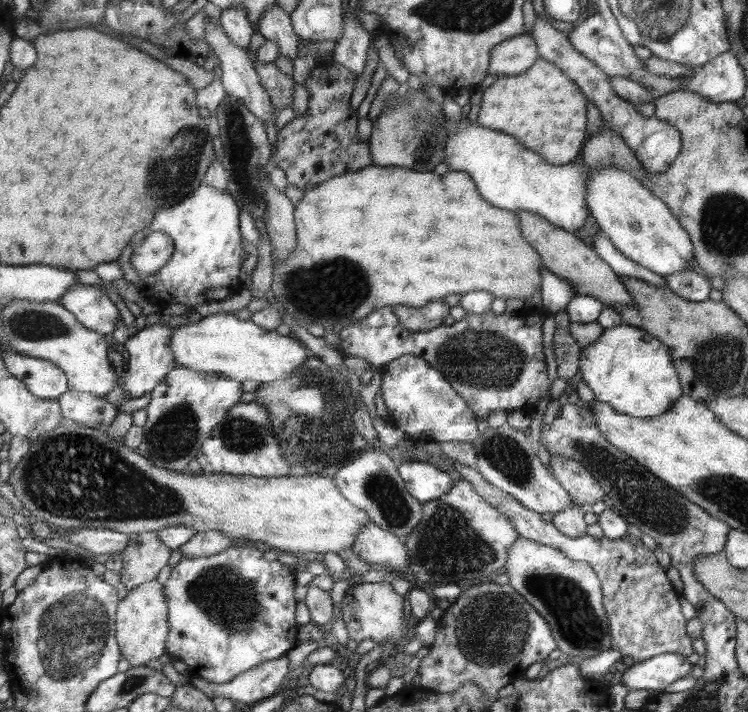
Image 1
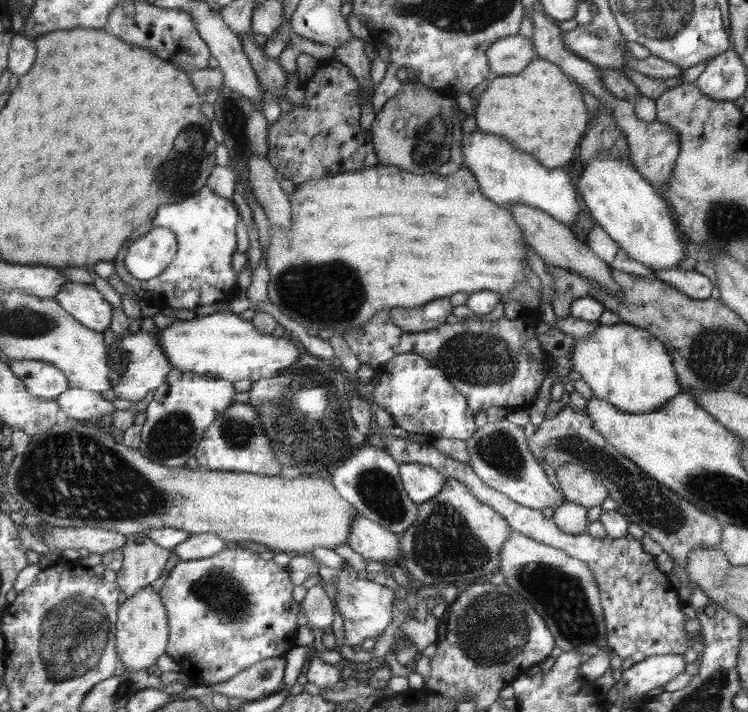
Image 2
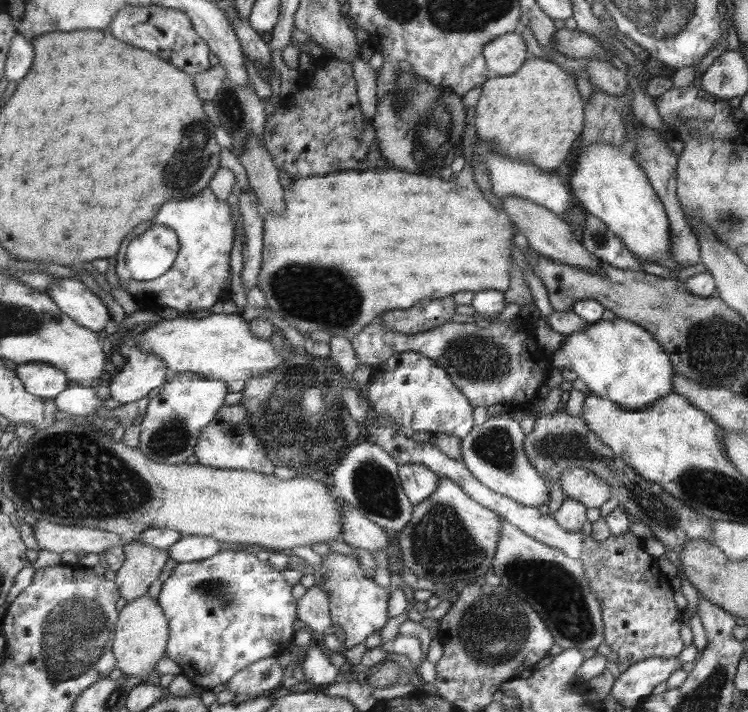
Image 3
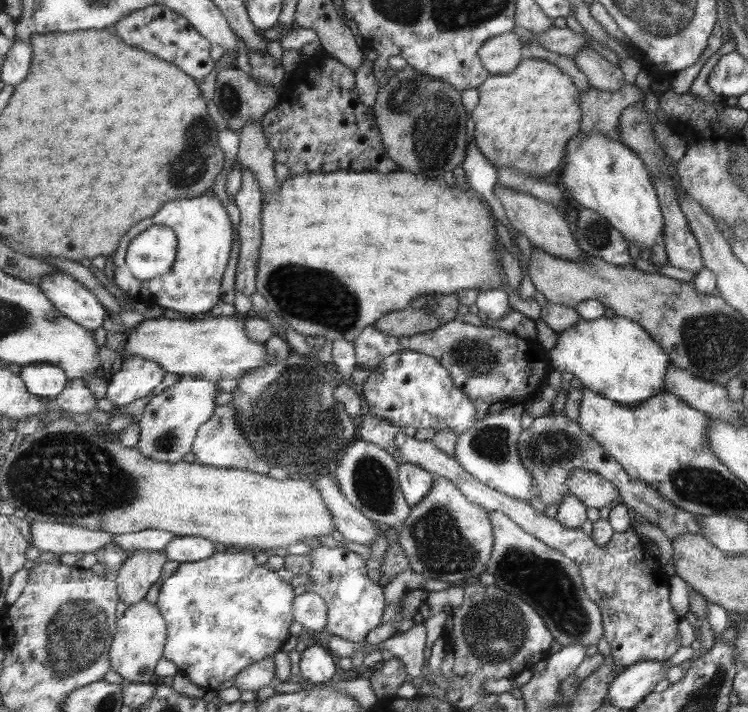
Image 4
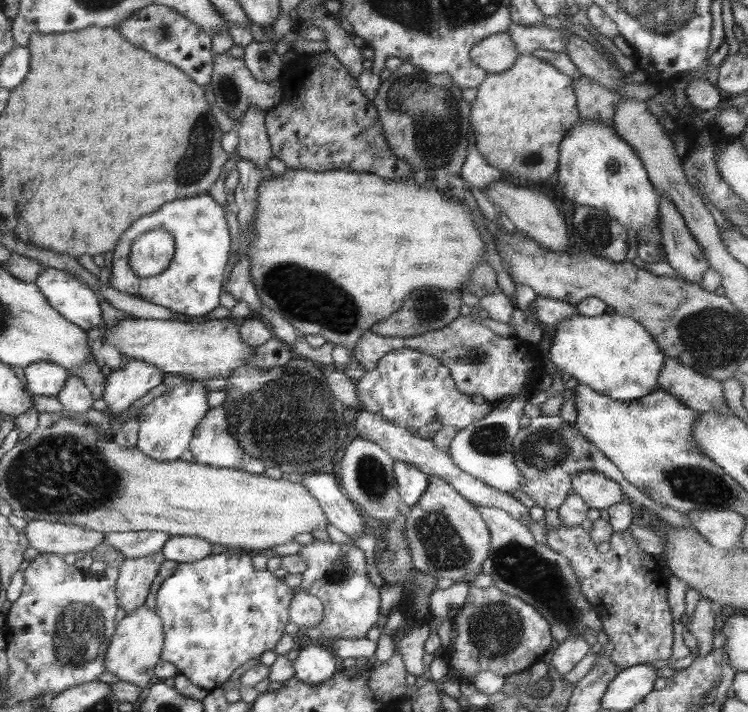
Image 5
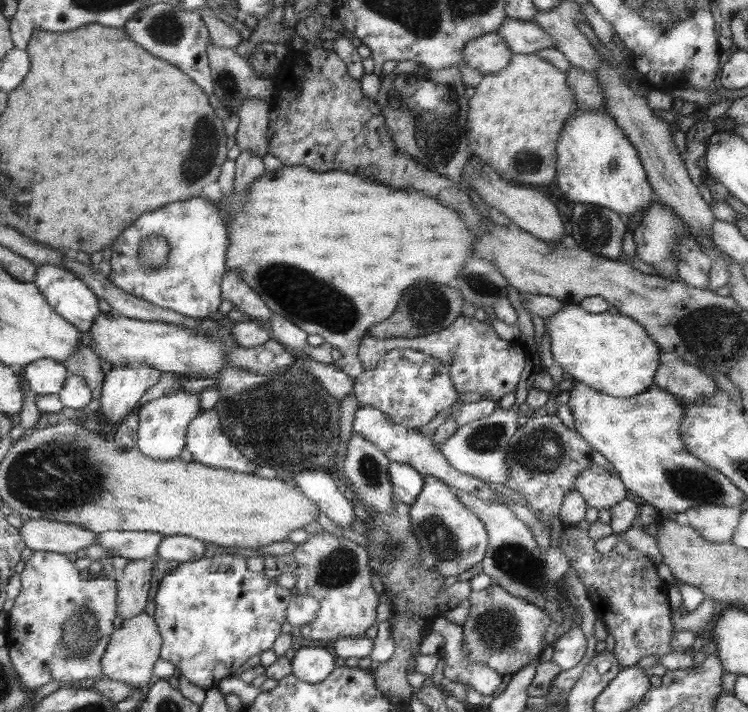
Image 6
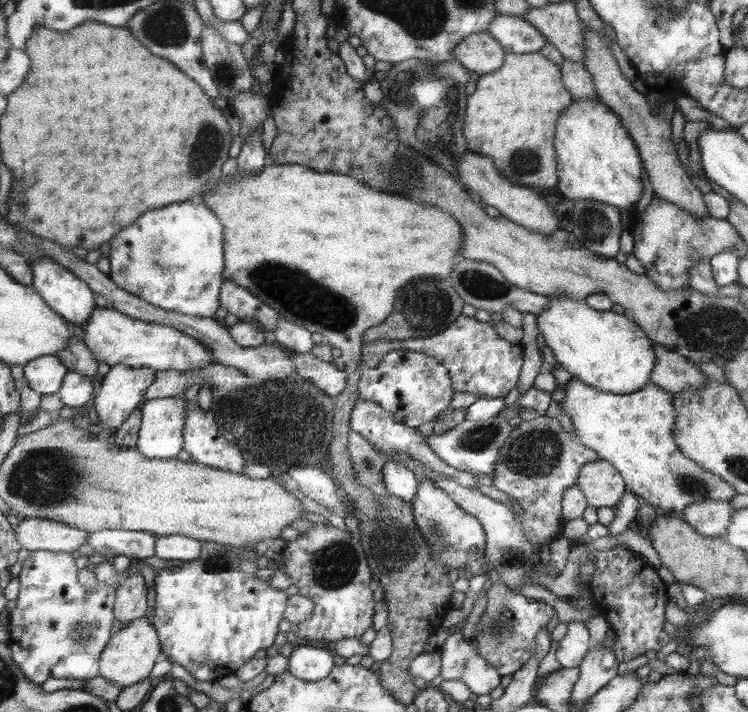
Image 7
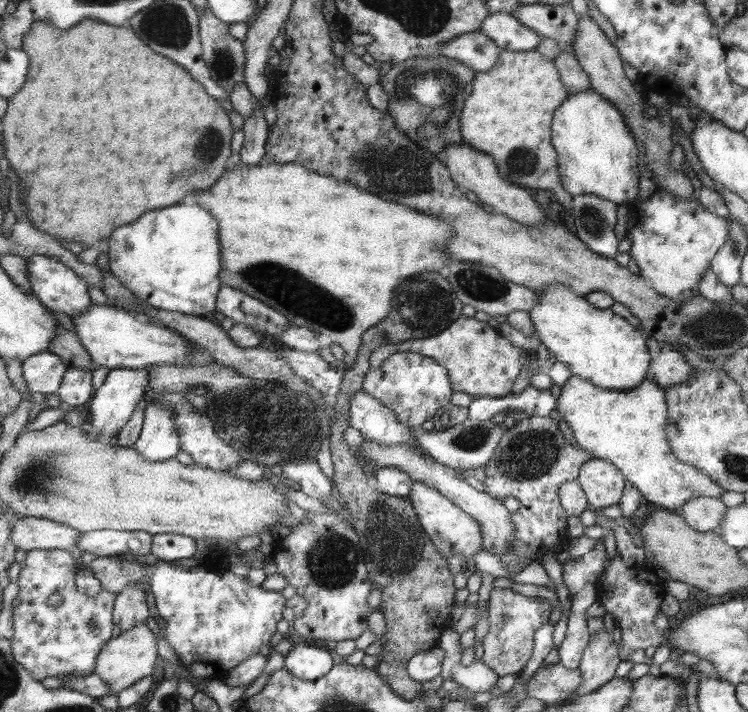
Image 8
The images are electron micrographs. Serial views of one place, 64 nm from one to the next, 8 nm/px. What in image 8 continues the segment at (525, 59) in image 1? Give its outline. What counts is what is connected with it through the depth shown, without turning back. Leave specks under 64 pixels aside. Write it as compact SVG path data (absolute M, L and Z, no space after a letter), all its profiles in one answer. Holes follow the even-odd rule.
M481 31L459 34L439 48L441 56L455 59L473 73L483 72L494 66L500 51L495 42Z

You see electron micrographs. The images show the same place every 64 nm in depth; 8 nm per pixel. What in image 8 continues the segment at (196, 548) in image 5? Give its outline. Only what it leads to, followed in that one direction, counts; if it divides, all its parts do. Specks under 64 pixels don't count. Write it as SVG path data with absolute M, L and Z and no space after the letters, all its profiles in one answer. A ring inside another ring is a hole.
M157 534L151 536L151 550L149 553L157 561L163 562L192 558L195 554L195 542L187 535Z

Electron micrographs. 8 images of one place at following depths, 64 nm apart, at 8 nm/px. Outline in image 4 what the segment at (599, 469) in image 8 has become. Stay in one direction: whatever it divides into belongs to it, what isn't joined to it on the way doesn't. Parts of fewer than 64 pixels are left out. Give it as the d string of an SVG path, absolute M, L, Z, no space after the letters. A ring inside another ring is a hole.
M573 470L570 472L567 476L566 484L567 493L583 502L586 508L596 508L599 510L602 506L609 504L613 500L619 500L618 488L613 483L587 470Z

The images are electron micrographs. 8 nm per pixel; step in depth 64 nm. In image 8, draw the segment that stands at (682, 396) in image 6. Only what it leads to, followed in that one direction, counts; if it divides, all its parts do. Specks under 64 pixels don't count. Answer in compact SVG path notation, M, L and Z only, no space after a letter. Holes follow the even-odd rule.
M647 338L647 350L650 351L651 361L647 368L646 380L656 383L663 389L691 378L691 367L681 353L673 350L665 342Z

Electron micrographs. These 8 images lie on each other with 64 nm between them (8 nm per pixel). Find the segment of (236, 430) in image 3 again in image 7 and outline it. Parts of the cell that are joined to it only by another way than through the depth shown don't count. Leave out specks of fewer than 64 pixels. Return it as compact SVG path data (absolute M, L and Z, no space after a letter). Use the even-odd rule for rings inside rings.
M186 403L182 438L182 449L193 463L234 474L242 472L245 463L242 453L218 434L218 423L211 410L204 411L195 403Z

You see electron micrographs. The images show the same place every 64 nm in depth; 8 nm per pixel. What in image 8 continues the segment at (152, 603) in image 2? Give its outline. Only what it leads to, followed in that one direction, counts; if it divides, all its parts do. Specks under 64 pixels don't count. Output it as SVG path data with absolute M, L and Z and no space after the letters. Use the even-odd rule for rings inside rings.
M137 624L129 630L120 631L111 638L95 658L94 674L110 689L110 694L117 695L121 690L131 686L135 680L150 676L157 660L157 640L145 624Z

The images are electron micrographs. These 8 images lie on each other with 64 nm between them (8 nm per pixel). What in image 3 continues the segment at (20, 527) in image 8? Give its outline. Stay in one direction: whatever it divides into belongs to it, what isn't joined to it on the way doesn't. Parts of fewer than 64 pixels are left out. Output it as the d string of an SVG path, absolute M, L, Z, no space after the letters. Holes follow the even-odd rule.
M38 521L34 526L35 535L43 550L63 554L63 552L78 552L99 554L122 543L122 538L111 531L79 526L63 526L55 522Z

